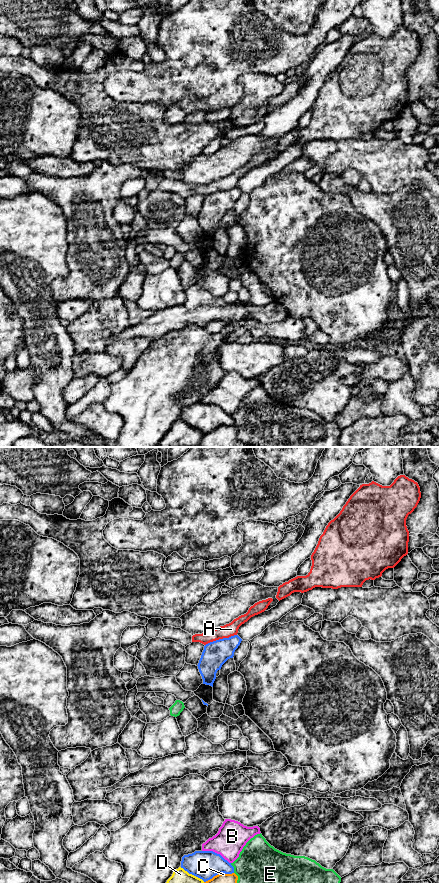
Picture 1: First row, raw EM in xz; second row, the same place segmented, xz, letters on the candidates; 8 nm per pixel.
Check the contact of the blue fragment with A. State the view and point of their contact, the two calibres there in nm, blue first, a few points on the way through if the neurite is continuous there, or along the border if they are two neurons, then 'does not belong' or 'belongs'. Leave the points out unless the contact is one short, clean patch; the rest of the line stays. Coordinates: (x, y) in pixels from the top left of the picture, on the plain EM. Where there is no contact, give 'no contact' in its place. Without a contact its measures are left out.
xz (220, 191) | 200/110 nm | along xz (236, 186), (210, 193), (205, 197) | does not belong

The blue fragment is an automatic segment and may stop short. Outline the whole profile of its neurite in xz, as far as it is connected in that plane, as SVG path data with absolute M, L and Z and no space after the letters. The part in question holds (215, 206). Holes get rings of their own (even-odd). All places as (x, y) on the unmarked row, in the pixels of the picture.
M238 187L229 190L219 191L204 198L198 221L203 231L203 236L213 239L216 225L222 217L230 210L233 210L235 202L242 191Z

